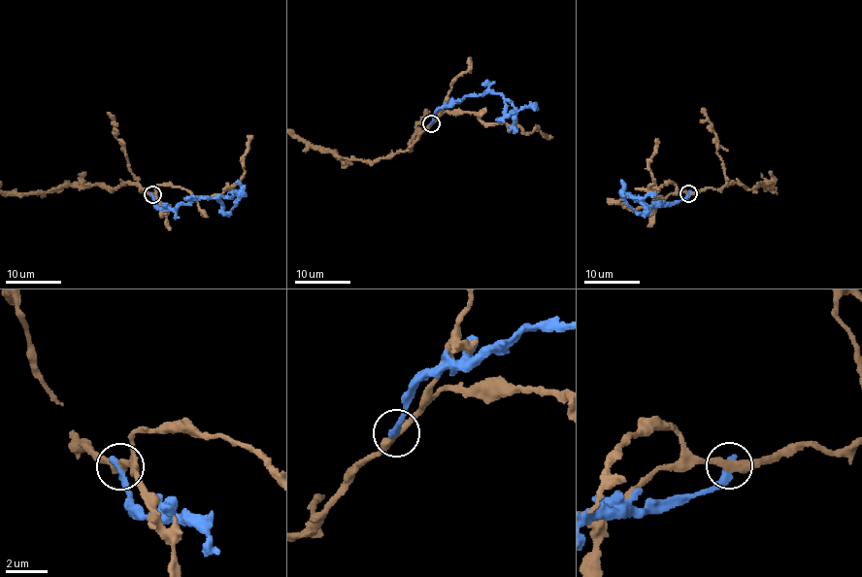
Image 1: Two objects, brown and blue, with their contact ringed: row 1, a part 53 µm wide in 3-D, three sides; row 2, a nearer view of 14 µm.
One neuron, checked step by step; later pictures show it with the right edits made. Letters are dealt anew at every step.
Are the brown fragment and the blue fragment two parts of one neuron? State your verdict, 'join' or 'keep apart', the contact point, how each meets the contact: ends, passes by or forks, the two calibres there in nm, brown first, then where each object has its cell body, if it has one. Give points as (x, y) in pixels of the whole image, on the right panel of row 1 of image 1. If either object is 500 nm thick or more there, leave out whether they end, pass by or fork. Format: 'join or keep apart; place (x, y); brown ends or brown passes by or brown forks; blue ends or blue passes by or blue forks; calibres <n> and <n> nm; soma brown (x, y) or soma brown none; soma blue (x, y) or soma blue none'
keep apart; place (688, 193); brown passes by; blue ends; calibres 360 and 380 nm; soma brown none; soma blue none

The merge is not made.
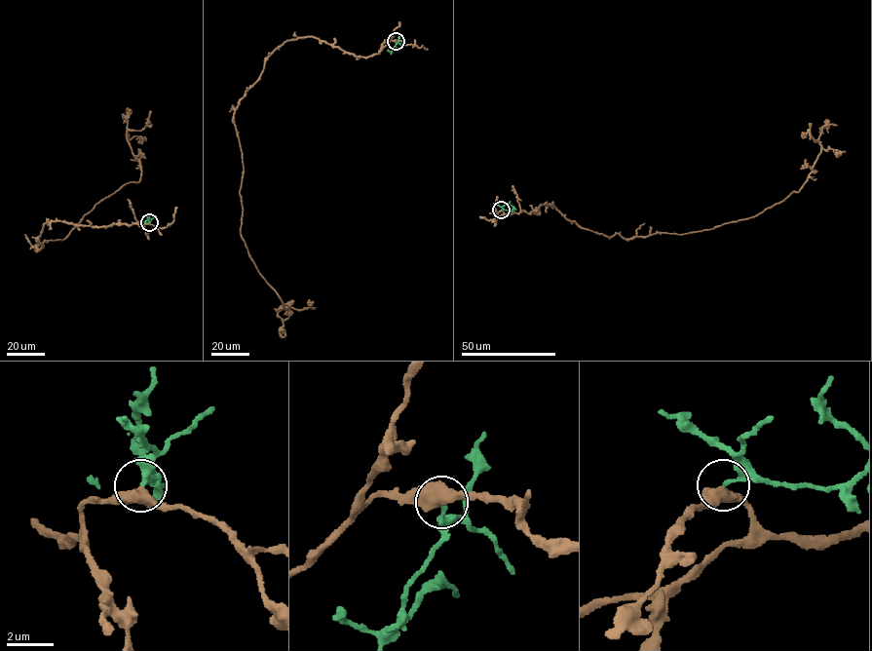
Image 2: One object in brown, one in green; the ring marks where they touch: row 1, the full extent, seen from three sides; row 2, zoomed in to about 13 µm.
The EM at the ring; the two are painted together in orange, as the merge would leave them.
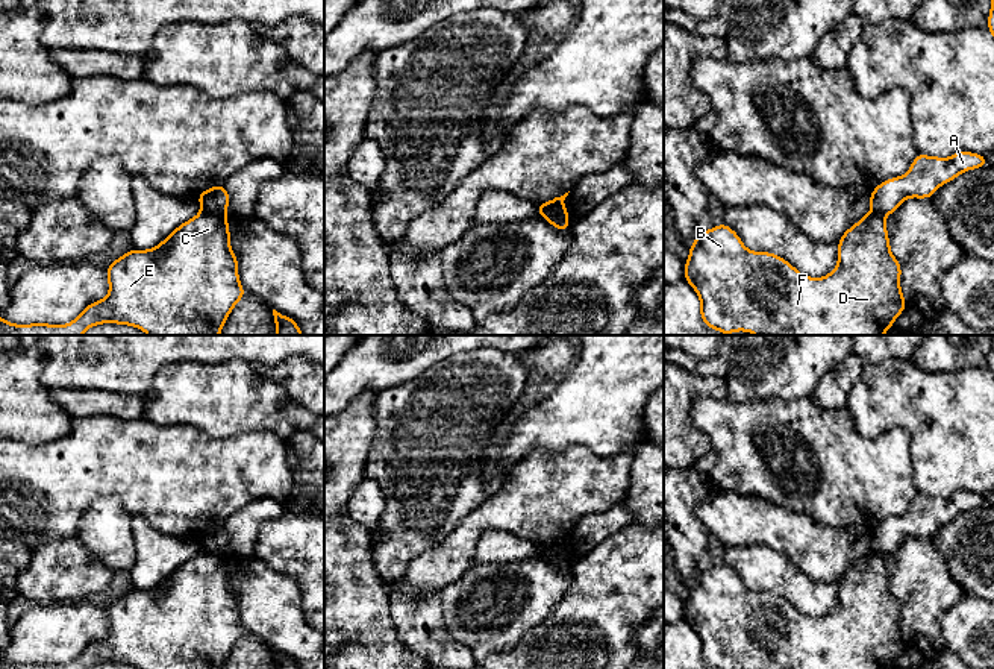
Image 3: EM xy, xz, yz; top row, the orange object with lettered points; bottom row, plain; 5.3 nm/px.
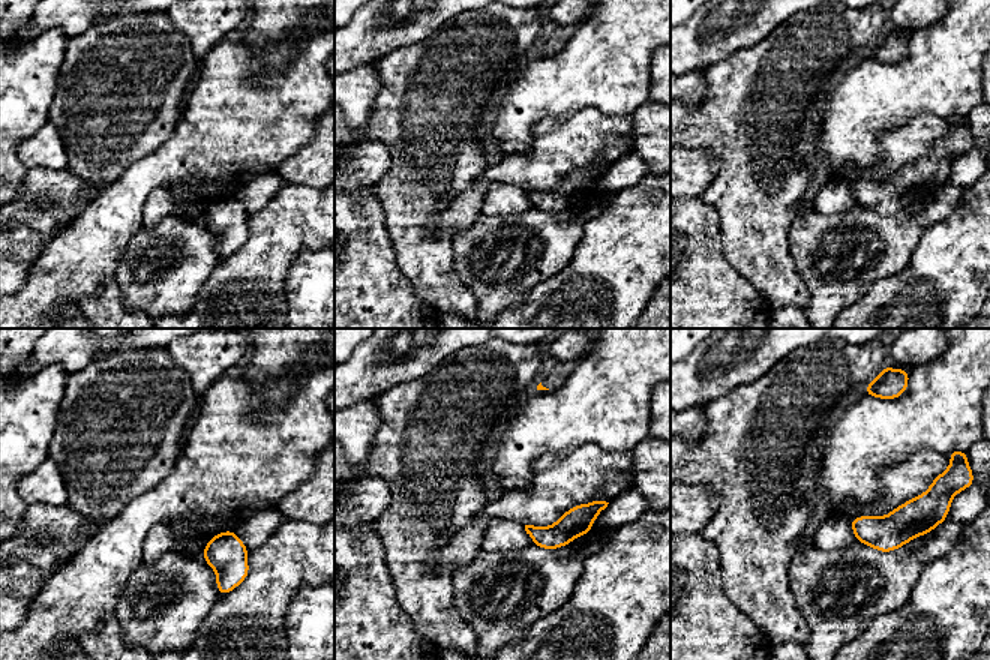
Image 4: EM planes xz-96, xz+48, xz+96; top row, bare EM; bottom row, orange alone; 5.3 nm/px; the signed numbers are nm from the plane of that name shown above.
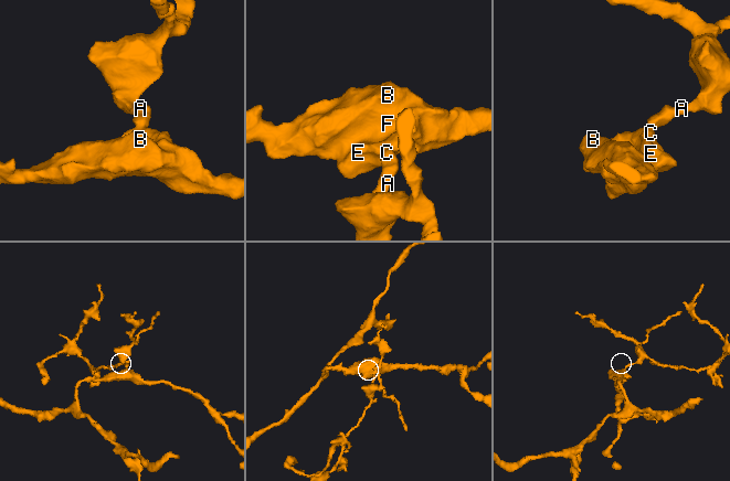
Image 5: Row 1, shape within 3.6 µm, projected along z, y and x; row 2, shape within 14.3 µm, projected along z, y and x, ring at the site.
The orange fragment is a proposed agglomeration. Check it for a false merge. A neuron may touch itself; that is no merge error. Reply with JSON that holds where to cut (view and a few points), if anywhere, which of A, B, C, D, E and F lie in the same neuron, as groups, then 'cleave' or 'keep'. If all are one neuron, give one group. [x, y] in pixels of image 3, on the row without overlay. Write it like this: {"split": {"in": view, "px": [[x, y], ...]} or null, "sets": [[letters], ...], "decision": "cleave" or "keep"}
{"split": {"in": "xy", "px": [[202, 549], [225, 555]]}, "sets": [["A"], ["B", "C", "D", "E", "F"]], "decision": "cleave"}

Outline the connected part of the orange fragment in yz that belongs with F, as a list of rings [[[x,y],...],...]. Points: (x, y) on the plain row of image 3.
[[[865,554],[838,579],[838,604],[823,617],[808,617],[782,596],[752,592],[721,563],[699,572],[683,605],[685,620],[700,637],[700,657],[709,669],[891,669],[908,646],[900,628],[902,605],[889,587],[885,557]]]

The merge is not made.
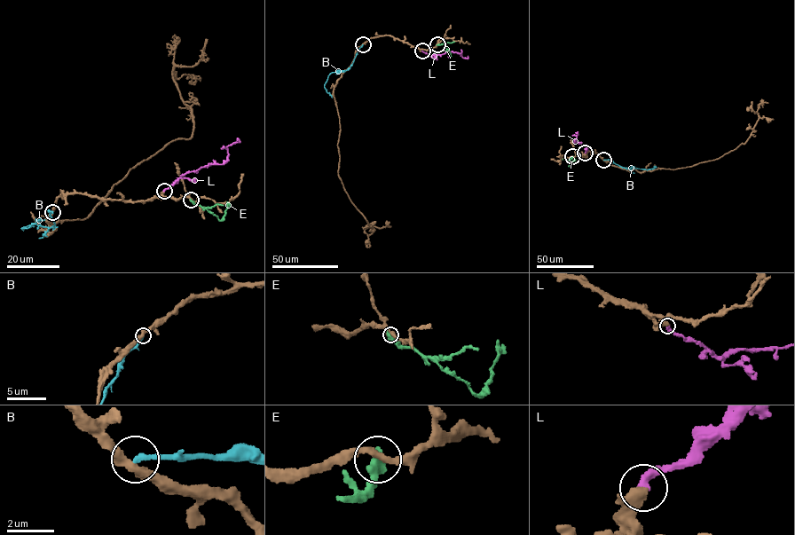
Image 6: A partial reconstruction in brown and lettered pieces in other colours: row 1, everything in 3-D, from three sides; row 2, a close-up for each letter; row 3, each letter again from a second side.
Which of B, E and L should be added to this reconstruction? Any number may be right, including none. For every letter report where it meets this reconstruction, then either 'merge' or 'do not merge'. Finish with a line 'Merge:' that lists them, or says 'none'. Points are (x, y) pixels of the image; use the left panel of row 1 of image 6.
B: meets brown at (52, 212); do not merge
E: meets brown at (191, 200); do not merge
L: meets brown at (164, 191); merge
Merge: L

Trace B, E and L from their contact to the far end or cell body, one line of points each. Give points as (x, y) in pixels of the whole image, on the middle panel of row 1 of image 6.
B: (363, 44), (350, 66), (332, 72), (327, 76), (324, 88), (332, 98)
E: (436, 44), (444, 43), (451, 56)
L: (421, 51), (430, 56), (452, 51), (464, 58), (468, 56)

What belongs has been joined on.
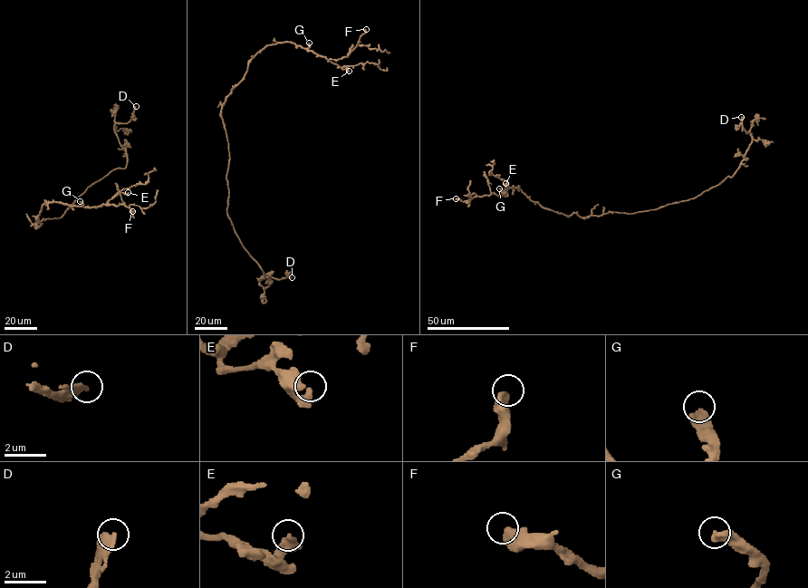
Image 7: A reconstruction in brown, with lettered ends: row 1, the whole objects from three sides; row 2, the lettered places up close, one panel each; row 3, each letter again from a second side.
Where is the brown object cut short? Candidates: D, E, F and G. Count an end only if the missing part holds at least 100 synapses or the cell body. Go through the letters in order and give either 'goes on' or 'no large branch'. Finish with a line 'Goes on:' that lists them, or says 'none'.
D: goes on
E: no large branch
F: no large branch
G: no large branch
Goes on: D

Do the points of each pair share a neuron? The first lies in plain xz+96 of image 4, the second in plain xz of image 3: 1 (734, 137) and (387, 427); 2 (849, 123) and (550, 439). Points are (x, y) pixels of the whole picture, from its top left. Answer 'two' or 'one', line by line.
1: one
2: one

